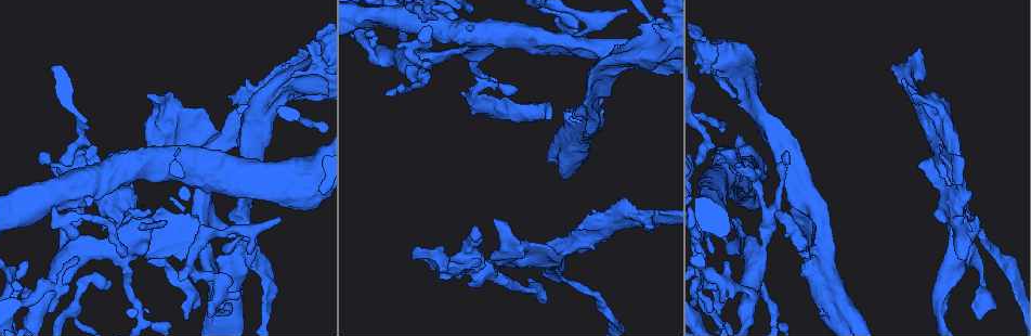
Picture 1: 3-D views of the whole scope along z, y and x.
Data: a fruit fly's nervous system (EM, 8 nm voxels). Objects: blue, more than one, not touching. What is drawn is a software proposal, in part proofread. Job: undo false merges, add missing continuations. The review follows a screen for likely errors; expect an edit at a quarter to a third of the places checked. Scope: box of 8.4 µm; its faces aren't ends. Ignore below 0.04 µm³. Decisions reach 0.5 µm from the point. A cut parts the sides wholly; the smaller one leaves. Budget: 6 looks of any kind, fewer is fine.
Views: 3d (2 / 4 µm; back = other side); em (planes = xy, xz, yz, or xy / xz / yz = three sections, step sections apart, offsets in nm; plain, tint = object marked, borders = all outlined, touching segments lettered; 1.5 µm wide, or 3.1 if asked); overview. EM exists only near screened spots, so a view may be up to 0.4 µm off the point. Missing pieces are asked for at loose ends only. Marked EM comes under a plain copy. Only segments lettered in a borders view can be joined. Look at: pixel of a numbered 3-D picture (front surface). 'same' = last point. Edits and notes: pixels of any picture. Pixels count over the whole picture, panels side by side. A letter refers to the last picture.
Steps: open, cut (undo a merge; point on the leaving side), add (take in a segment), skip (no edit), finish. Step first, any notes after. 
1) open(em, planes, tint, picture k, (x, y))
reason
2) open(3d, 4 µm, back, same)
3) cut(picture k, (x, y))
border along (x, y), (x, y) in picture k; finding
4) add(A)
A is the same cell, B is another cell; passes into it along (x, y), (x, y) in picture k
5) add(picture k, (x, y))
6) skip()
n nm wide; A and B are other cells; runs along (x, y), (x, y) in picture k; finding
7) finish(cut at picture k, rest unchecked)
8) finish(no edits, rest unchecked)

open(em, xz, step 4, tint, picture 1, (929, 121))
branch point

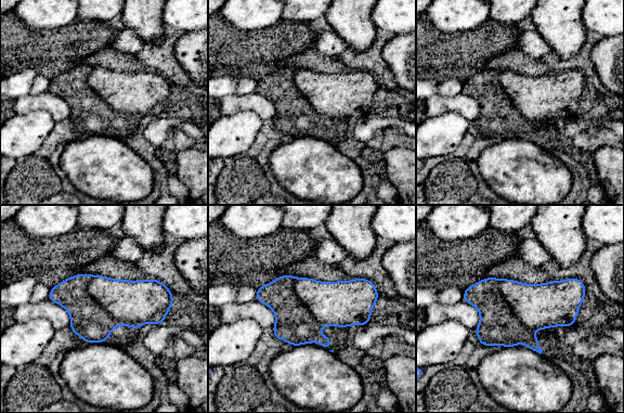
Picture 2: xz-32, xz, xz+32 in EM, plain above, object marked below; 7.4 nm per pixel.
open(em, planes, borders, same)

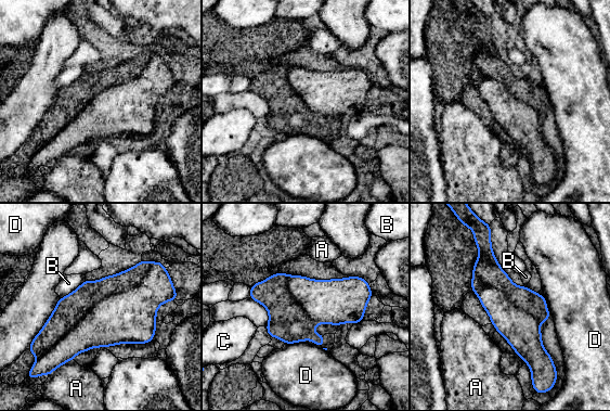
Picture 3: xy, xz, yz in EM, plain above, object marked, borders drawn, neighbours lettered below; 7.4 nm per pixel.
cut(picture 3, (69, 309))
A, B, C and D are other cells; border along (151, 264), (40, 356) in picture 3; a second neuron is stuck on

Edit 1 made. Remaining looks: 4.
open(overview)

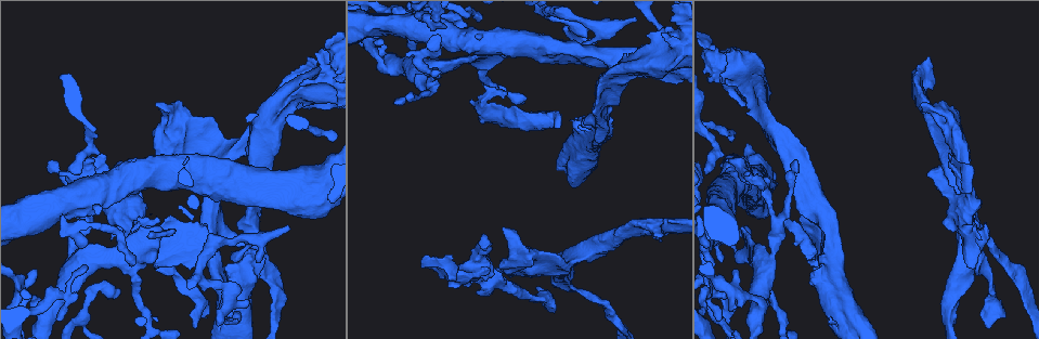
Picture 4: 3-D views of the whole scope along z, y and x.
open(em, xy, step 8, borders, picture 4, (132, 209))
branch point

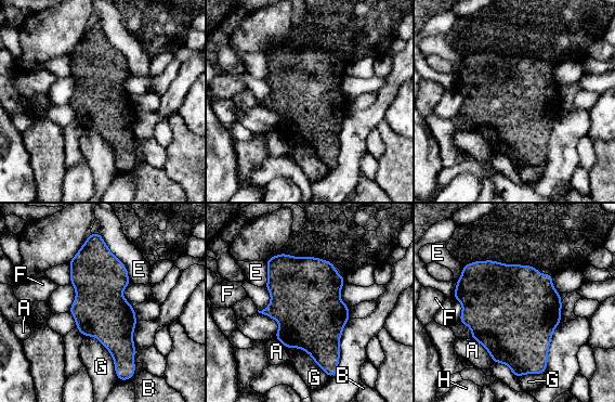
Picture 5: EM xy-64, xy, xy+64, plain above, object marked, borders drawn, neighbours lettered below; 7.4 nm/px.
skip()
A, B, E, F, G and H are other cells; border along (86, 335), (109, 352), (118, 378) in picture 5; continuous, no second neuron

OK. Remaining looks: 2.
open(3d, 4 µm, picture 4, (754, 89))
calibre changes

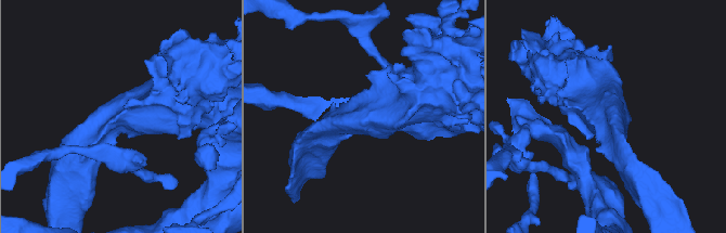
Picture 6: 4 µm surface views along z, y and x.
open(em, planes, borders, picture 6, (375, 113))
arms of 320, 750 nm

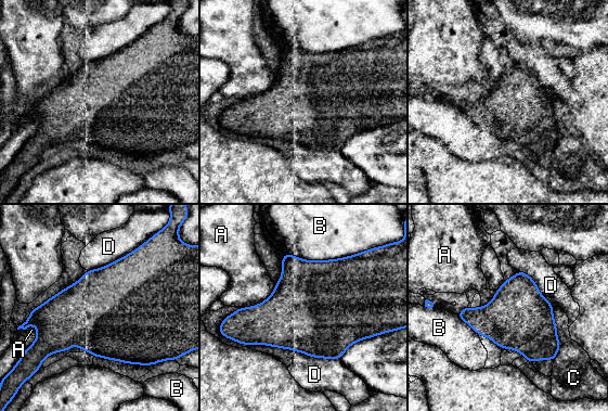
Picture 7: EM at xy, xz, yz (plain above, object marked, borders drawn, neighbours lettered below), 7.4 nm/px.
skip()
A, B, C and D are other cells; border along (141, 244), (111, 262), (87, 270) in picture 7; continuous, no second neuron

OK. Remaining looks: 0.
finish(cut at picture 3, rest unchecked)

